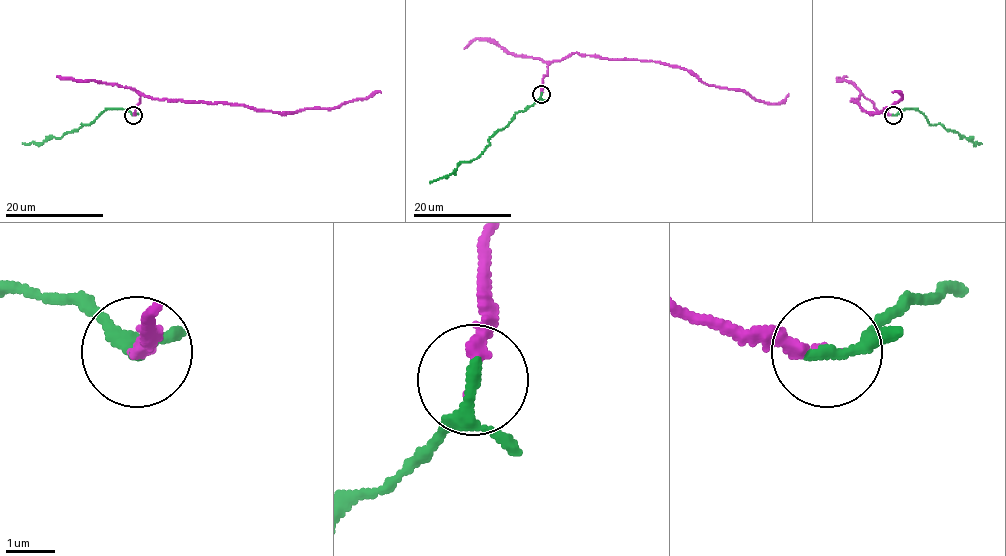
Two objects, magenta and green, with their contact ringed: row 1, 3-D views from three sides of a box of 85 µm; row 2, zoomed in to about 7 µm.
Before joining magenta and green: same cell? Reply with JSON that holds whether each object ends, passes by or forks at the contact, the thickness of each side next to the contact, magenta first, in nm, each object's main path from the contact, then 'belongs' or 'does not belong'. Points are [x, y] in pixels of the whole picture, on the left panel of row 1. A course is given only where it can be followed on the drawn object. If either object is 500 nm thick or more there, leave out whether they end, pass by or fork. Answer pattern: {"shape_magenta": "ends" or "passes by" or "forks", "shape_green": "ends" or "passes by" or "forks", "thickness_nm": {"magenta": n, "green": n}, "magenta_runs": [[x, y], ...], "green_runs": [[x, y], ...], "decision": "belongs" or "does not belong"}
{"shape_magenta": "ends", "shape_green": "passes by", "thickness_nm": {"magenta": 240, "green": 200}, "magenta_runs": [[133, 114], [142, 95], [232, 103], [295, 113], [301, 109], [337, 108], [381, 92]], "green_runs": [[133, 115], [123, 109], [105, 109], [90, 124], [81, 124], [60, 137], [48, 137], [41, 143], [22, 143]], "decision": "does not belong"}

